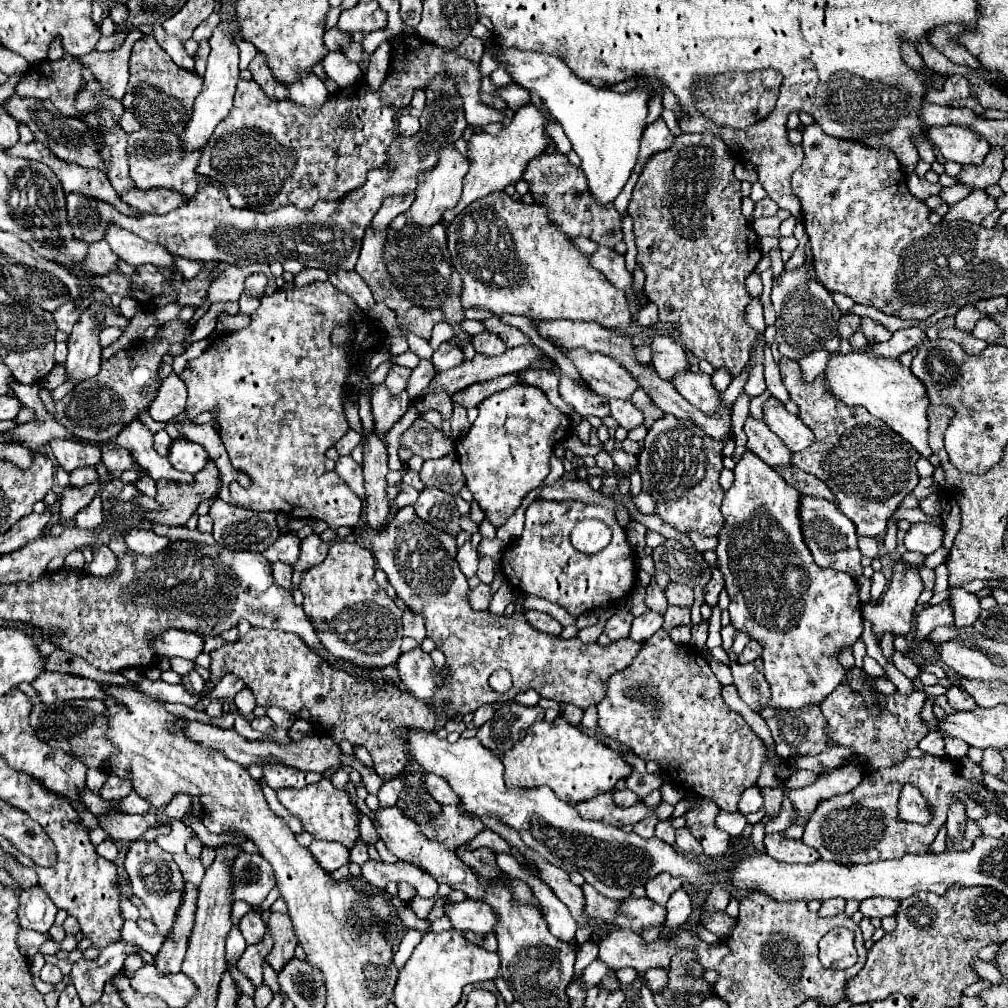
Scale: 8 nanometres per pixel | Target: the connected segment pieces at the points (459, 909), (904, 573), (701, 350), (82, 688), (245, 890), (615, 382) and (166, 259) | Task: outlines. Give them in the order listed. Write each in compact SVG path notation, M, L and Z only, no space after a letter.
M464 900L464 902L450 904L444 910L456 930L472 930L478 934L486 934L486 932L494 932L498 924L496 912L486 902Z
M896 560L896 564L892 566L890 584L888 584L888 588L886 588L880 604L878 606L864 604L862 606L862 616L868 618L874 624L874 632L878 636L884 636L886 632L908 634L912 616L914 616L914 606L916 606L916 600L922 594L922 590L924 590L924 584L922 584L922 578L918 574L918 566L912 566L912 564L904 562L904 560Z
M680 134L676 138L676 142L668 148L668 150L662 150L660 154L654 154L648 164L644 166L636 186L634 186L634 194L632 194L632 202L628 204L628 212L634 220L634 236L636 236L636 248L638 248L638 262L642 264L644 268L644 274L646 274L646 282L644 282L644 292L648 296L650 302L654 302L658 306L658 314L660 314L660 320L662 322L678 322L680 324L680 338L682 338L682 344L686 350L690 350L696 358L700 360L706 360L710 362L714 368L728 368L732 370L732 376L736 376L744 364L748 362L748 356L750 356L750 346L754 342L754 336L756 336L756 330L750 328L746 322L744 322L744 308L746 304L750 302L750 294L746 290L746 278L748 274L756 268L758 260L762 258L762 250L758 246L760 238L756 236L756 232L752 230L750 222L744 220L744 216L740 214L740 200L742 200L742 194L740 194L740 182L736 180L732 168L736 164L736 156L732 154L732 150L728 150L728 146L724 146L724 142L720 138L716 138L714 134Z
M44 672L32 684L40 694L44 704L54 704L60 700L76 700L76 698L100 698L106 700L106 688L90 678L62 672Z
M240 852L230 866L232 900L244 900L254 908L276 886L272 866L260 854Z
M570 350L566 356L574 362L582 380L586 380L588 386L598 394L604 394L608 398L630 400L634 390L640 386L638 378L634 378L620 362L606 354Z
M110 222L104 232L104 240L110 244L112 252L118 254L130 266L154 264L154 266L172 266L172 254L164 246L148 242L130 230Z

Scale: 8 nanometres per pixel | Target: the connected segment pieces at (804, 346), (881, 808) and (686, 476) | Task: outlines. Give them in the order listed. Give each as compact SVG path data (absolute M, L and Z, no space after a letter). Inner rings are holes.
M804 266L794 272L782 272L780 280L772 286L770 298L776 310L776 344L784 358L800 362L804 356L822 350L826 340L836 336L840 310L830 292L820 282L808 278Z
M924 754L920 758L906 758L896 766L880 768L872 774L866 774L854 790L838 794L830 800L822 800L810 816L802 840L808 846L816 848L822 860L838 864L868 864L878 860L892 860L900 858L906 852L924 854L928 852L928 846L936 838L938 830L944 826L948 808L956 802L962 802L958 798L960 792L964 792L974 802L1004 808L1000 794L966 780L956 760L946 756L936 758L932 754ZM906 784L918 786L920 794L928 802L928 808L932 812L932 820L928 824L914 824L898 818L898 800Z
M672 414L656 420L644 438L644 450L638 454L638 472L642 474L642 492L656 500L654 514L676 528L682 536L698 532L700 536L718 536L724 528L720 504L724 490L718 482L722 472L722 448L726 440L710 438L692 420L680 420Z

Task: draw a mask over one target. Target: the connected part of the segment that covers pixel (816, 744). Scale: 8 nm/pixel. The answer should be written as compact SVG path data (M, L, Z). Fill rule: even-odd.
M812 704L796 710L778 710L778 714L766 722L782 760L794 756L818 756L836 746L828 734L828 722L820 706Z

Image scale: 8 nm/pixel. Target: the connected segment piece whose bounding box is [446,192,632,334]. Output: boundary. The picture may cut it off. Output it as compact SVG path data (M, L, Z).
M504 192L500 194L488 194L488 198L480 198L472 204L468 204L456 218L454 222L450 224L450 228L446 228L446 234L448 234L448 248L450 248L450 254L452 254L452 260L456 262L456 270L460 272L462 276L462 282L464 282L464 290L462 290L462 302L464 302L464 308L486 308L486 310L492 310L496 314L520 314L520 316L528 316L528 318L534 318L534 320L558 320L558 318L570 318L570 320L590 320L590 322L596 322L608 330L616 330L620 334L628 334L628 328L632 324L632 314L630 314L630 308L628 308L628 300L624 296L624 292L616 290L608 280L606 276L596 270L592 264L590 264L590 254L582 252L568 234L564 234L550 218L548 218L550 210L548 206L544 204L524 204L524 202L514 202L510 196L506 196Z

